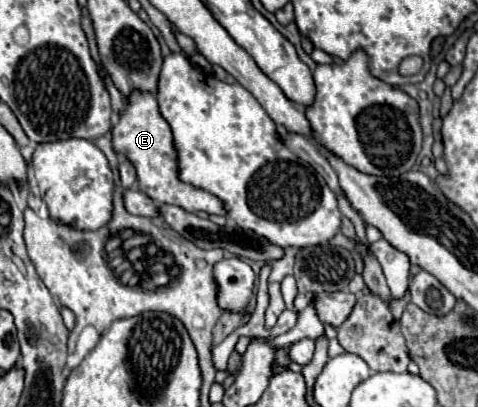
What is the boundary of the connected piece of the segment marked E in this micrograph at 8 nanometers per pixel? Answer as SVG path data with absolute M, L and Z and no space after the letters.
M132 90L124 98L124 110L118 116L118 122L112 126L112 148L116 154L122 154L136 168L140 190L160 204L174 204L186 212L208 212L208 214L224 214L224 206L220 200L204 190L196 190L178 180L176 168L176 152L172 146L172 132L168 122L164 122L156 98L150 92Z

